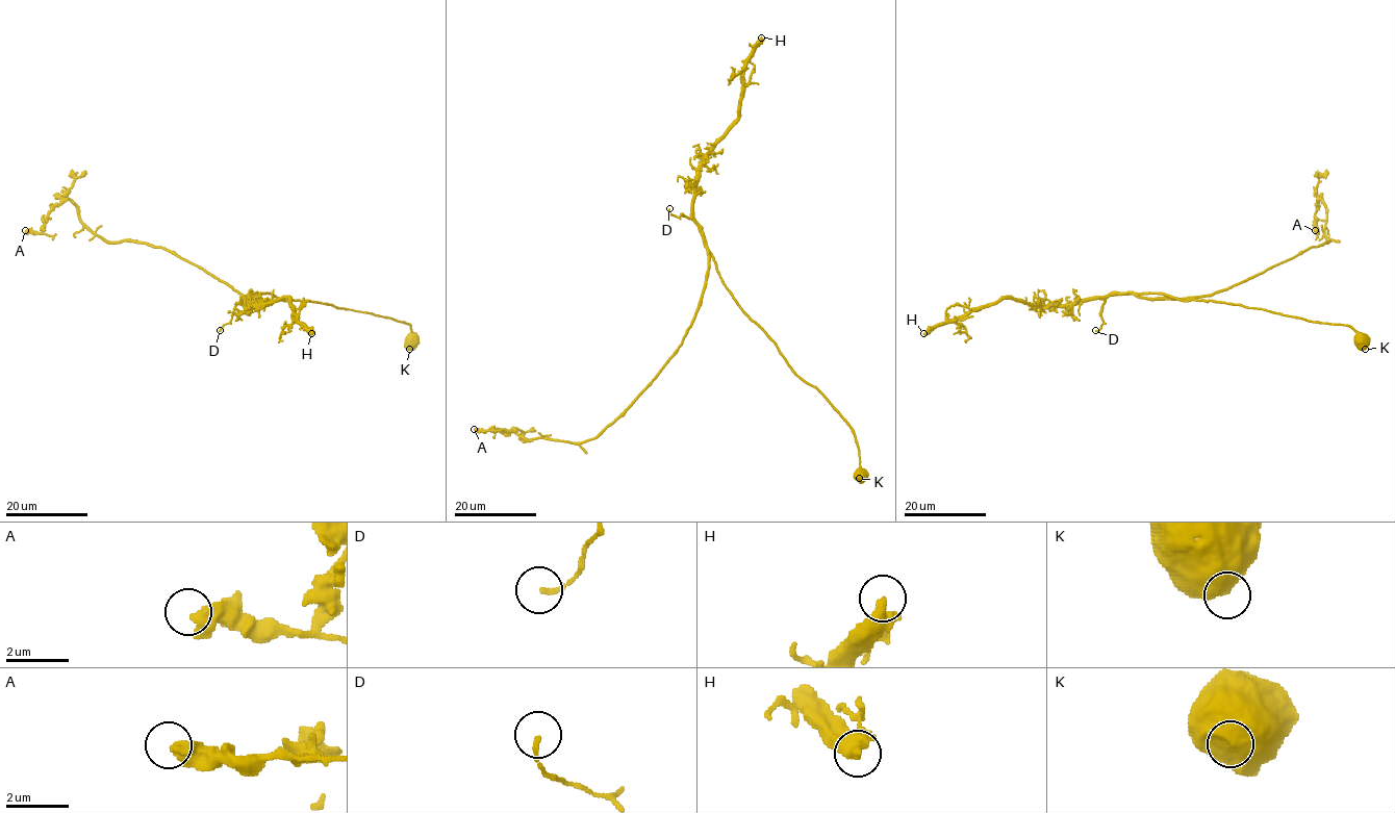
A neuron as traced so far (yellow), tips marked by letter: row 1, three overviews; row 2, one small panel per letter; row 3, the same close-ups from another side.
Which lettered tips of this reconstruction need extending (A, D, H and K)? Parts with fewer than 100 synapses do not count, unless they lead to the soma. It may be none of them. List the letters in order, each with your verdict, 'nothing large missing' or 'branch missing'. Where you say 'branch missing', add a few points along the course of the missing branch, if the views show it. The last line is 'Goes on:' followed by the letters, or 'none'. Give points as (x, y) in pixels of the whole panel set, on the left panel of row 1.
A: nothing large missing
D: nothing large missing
H: branch missing; missing branch runs (311, 333), (326, 338), (340, 355)
K: nothing large missing
Goes on: H

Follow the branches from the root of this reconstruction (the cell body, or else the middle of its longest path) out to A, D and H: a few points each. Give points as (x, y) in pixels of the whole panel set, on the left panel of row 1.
A: (250, 298), (160, 247), (103, 240), (81, 221), (78, 208), (69, 199), (53, 207), (40, 233), (25, 230)
D: (250, 298), (259, 297), (248, 294), (234, 308), (231, 321), (220, 330)
H: (250, 298), (259, 297), (256, 294), (246, 296), (248, 305), (267, 305), (286, 298), (293, 316), (311, 333)

